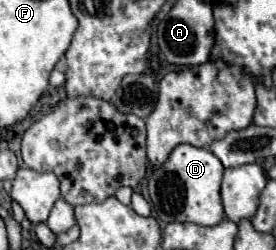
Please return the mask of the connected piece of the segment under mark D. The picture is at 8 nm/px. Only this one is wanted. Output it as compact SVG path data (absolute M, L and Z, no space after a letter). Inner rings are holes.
M179 144L161 166L151 168L147 180L149 198L157 218L163 220L165 224L169 222L195 222L199 226L219 224L225 218L219 196L223 170L225 168L219 162L219 158L207 148Z

